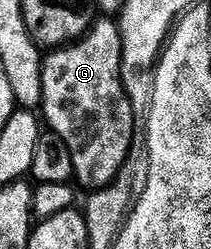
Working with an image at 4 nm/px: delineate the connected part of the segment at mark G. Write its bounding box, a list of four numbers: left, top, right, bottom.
[40,17,132,192]

